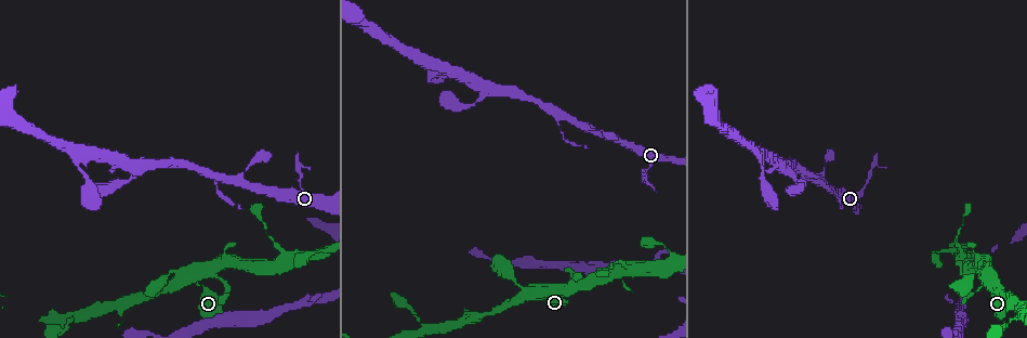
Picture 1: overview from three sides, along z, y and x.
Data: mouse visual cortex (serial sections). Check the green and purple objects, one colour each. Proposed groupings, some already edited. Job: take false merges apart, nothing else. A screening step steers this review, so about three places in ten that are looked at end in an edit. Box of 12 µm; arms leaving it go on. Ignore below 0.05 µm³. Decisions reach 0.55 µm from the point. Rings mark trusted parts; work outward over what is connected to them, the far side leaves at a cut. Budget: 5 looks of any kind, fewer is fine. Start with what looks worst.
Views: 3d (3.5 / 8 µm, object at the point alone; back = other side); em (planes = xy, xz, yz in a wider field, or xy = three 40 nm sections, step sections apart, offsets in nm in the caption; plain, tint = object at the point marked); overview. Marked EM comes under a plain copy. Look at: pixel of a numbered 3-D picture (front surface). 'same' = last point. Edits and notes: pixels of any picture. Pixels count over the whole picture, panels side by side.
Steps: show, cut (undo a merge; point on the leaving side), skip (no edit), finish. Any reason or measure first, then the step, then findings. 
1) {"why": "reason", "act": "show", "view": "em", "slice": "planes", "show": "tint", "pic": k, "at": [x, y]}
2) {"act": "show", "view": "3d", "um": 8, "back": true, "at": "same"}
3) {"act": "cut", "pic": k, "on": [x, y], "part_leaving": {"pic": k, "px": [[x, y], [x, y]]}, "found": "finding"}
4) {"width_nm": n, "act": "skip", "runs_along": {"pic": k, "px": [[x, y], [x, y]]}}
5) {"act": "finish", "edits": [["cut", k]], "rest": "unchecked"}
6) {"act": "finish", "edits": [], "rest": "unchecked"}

{"why": "small branch off a trunk", "act": "show", "view": "3d", "um": 3.5, "pic": 1, "at": [189, 275]}

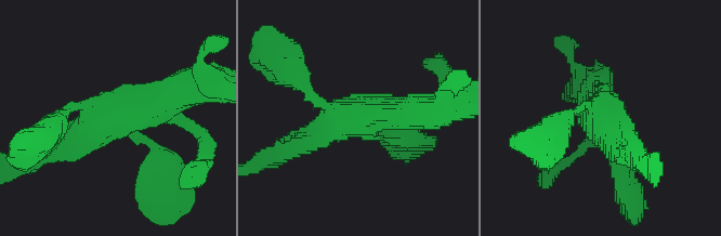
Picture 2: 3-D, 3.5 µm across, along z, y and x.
{"act": "show", "view": "em", "slice": "xy", "step": 1, "show": "tint", "pic": 2, "at": [119, 112]}

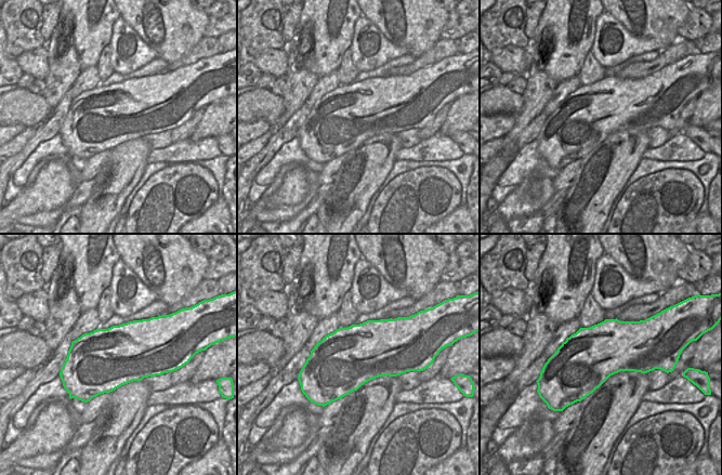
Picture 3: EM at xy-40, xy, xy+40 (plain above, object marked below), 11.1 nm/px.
{"width_nm": 700, "act": "skip", "runs_along": {"pic": 2, "px": [[623, 167], [623, 123], [595, 91]]}, "found": "continuous, no second cell"}

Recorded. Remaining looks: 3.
{"act": "show", "view": "3d", "um": 3.5, "back": true, "pic": 1, "at": [943, 252]}

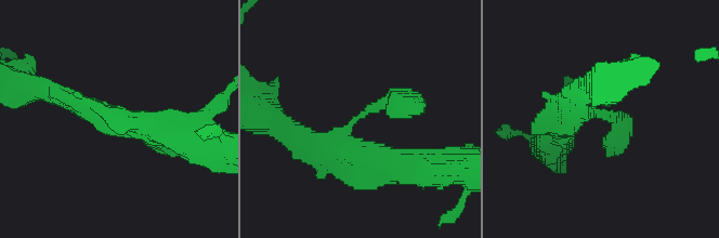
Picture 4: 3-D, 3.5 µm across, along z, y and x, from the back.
{"why": "shape alone is not enough", "act": "show", "view": "em", "slice": "xy", "step": 5, "show": "tint", "pic": 4, "at": [363, 114]}

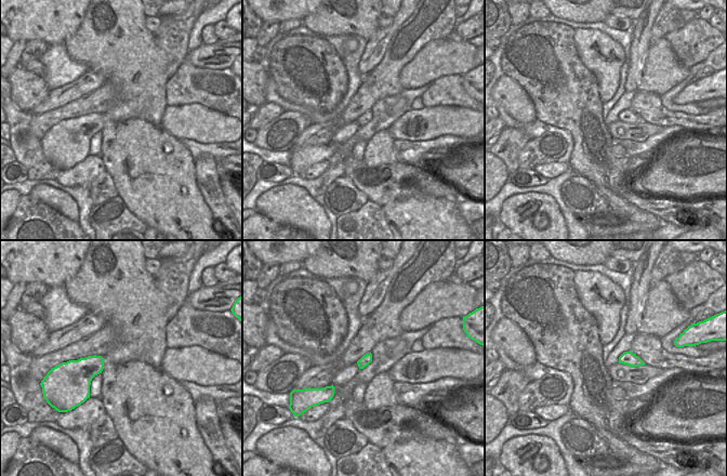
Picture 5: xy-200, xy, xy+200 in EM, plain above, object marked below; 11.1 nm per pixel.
{"act": "show", "view": "em", "slice": "xy", "step": 2, "show": "tint", "at": "same"}

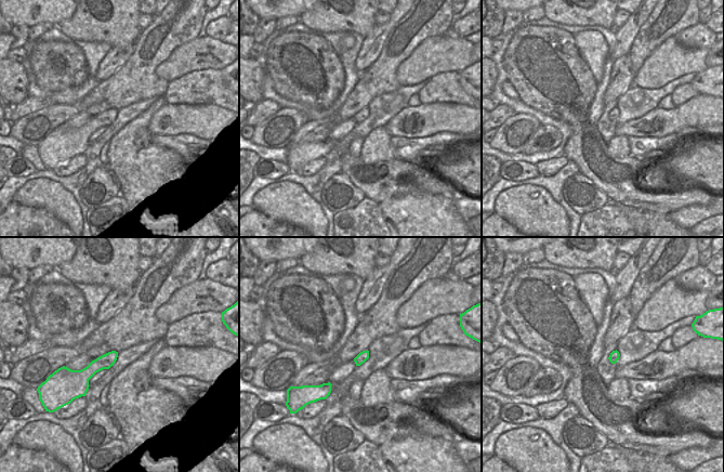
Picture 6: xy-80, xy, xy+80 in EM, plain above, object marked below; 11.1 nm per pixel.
{"act": "skip", "runs_along": {"pic": 6, "px": [[115, 354], [83, 378], [83, 389]]}, "found": "one cell here"}

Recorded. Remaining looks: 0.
{"act": "finish", "edits": [], "rest": "unchecked"}

